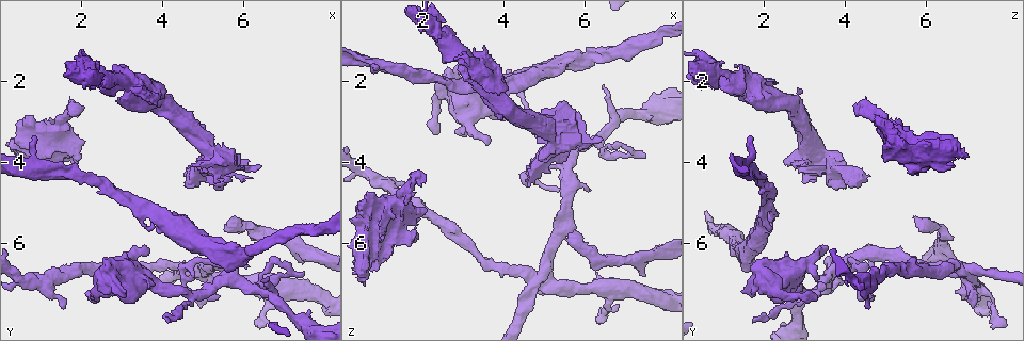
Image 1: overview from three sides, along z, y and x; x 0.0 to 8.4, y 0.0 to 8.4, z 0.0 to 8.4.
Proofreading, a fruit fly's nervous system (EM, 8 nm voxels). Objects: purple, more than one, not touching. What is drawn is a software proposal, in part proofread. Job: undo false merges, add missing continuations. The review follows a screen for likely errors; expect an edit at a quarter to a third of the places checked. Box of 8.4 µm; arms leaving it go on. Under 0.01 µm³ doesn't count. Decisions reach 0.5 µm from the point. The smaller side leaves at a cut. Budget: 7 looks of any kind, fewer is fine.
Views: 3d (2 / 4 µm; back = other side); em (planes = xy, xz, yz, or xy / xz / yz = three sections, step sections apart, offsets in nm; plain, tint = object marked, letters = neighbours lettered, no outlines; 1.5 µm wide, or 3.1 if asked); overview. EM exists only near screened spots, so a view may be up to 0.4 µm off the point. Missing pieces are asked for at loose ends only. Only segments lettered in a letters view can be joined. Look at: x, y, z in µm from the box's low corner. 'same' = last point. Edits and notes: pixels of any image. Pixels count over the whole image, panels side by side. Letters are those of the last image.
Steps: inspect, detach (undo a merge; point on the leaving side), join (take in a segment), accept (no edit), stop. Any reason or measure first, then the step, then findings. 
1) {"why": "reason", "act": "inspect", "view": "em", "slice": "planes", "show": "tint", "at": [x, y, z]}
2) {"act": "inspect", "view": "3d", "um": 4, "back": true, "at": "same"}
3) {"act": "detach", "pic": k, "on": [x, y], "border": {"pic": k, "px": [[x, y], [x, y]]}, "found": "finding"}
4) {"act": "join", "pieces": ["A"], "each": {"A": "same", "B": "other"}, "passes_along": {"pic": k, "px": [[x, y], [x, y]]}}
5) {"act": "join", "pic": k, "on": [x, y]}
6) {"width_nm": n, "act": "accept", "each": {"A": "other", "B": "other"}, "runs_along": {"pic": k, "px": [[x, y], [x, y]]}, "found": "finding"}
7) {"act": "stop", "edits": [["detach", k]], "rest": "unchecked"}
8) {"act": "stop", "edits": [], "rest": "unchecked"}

{"why": "looks like a crossing", "act": "inspect", "view": "em", "slice": "planes", "show": "tint", "at": [5.00, 6.60, 6.80]}

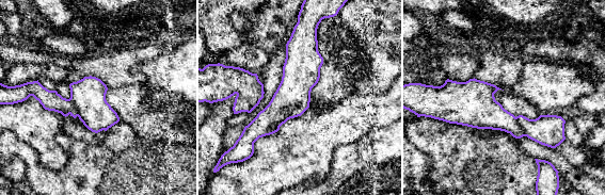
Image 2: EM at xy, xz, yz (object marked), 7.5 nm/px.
{"act": "inspect", "view": "em", "slice": "planes", "show": "letters", "at": "same"}

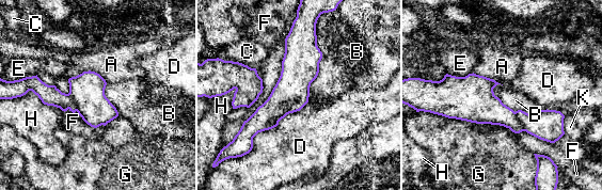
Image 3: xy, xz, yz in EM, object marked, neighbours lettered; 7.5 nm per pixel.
{"act": "detach", "pic": 3, "on": [548, 125], "each": {"A": "other", "B": "other", "C": "other", "D": "other", "E": "other", "F": "other", "G": "other", "H": "other", "K": "other"}, "border": {"pic": 3, "px": [[515, 112], [517, 121], [525, 130]]}, "found": "a second neuron is stuck on"}

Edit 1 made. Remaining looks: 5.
{"why": "an open end", "act": "inspect", "view": "em", "slice": "yz", "step": 4, "show": "tint", "at": [3.55, 6.05, 3.55]}

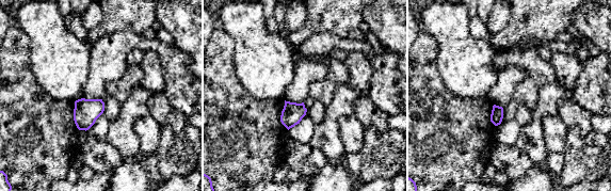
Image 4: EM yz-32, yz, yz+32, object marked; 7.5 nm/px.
{"act": "inspect", "view": "em", "slice": "planes", "show": "letters", "at": "same"}

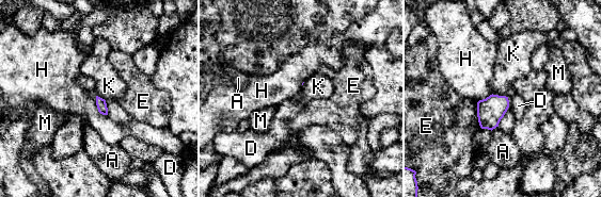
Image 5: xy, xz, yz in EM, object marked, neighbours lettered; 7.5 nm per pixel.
{"longest_contact_nm": ["E", 200], "act": "accept", "each": {"A": "other", "D": "other", "E": "other", "H": "other", "K": "other", "M": "other"}, "border": {"pic": 5, "px": [[492, 93], [507, 97]]}, "found": "no lettered segment goes on from it"}

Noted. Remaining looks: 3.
{"why": "branch stops here", "act": "inspect", "view": "em", "slice": "planes", "show": "letters", "at": [0.95, 3.40, 1.70]}

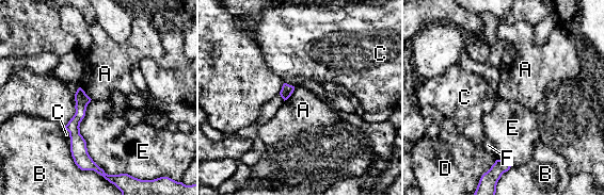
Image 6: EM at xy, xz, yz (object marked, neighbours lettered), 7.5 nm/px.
{"act": "accept", "each": {"A": "other", "B": "other", "C": "other", "D": "other", "E": "other", "F": "other"}, "runs_along": {"pic": 6, "px": [[79, 92], [75, 136], [83, 157]]}, "found": "none of them fits"}

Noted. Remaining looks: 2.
{"act": "stop", "edits": [["detach", 3]], "rest": "unchecked"}

